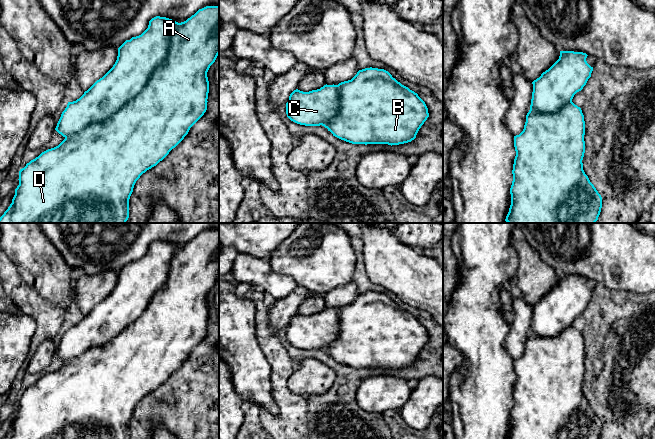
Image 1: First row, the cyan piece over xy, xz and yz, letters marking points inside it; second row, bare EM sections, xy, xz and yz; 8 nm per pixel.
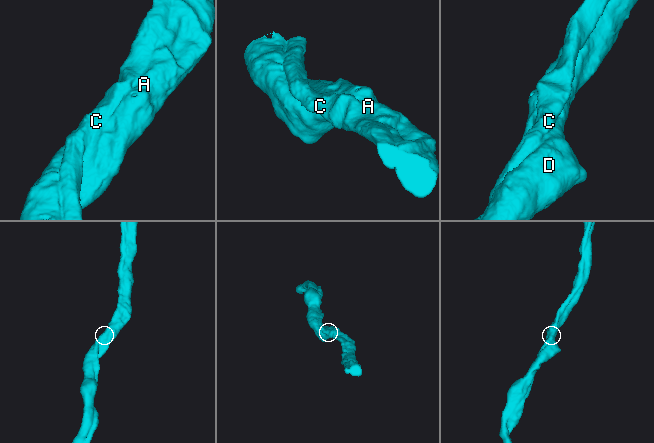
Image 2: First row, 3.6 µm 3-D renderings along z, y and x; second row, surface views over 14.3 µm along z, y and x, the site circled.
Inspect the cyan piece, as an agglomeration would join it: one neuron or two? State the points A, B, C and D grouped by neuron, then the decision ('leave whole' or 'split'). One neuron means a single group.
A B C D | leave whole

